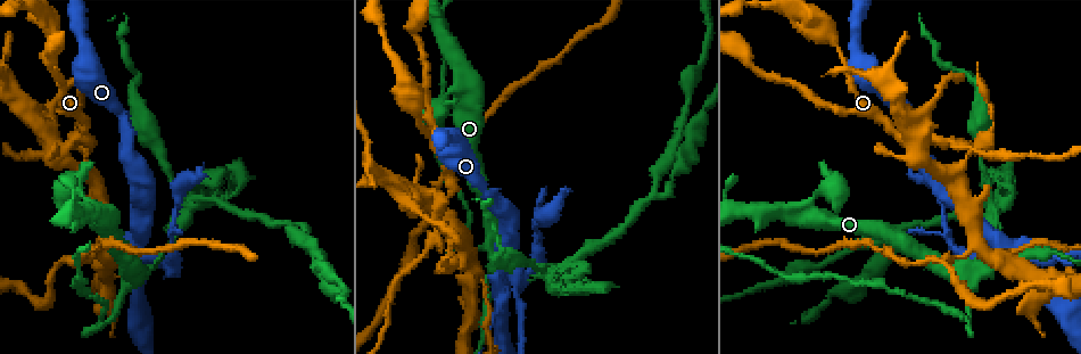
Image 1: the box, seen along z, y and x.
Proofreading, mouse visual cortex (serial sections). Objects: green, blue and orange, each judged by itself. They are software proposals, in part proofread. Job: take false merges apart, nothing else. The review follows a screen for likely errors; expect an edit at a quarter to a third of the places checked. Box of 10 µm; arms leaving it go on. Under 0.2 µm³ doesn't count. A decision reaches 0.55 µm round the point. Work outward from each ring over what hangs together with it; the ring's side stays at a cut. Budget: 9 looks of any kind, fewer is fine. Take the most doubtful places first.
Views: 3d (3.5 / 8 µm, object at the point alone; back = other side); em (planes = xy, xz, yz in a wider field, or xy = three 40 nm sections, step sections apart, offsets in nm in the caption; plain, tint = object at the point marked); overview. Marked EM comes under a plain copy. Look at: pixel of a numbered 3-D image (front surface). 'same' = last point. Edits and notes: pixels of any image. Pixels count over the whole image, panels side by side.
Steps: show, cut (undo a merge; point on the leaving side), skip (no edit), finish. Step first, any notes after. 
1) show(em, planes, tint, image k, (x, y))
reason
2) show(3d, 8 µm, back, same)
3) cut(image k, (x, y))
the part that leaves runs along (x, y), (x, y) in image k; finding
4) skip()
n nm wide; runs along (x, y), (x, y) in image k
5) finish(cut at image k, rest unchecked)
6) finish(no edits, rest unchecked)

show(em, xy, step 5, tint, image 1, (970, 321))
abrupt turn

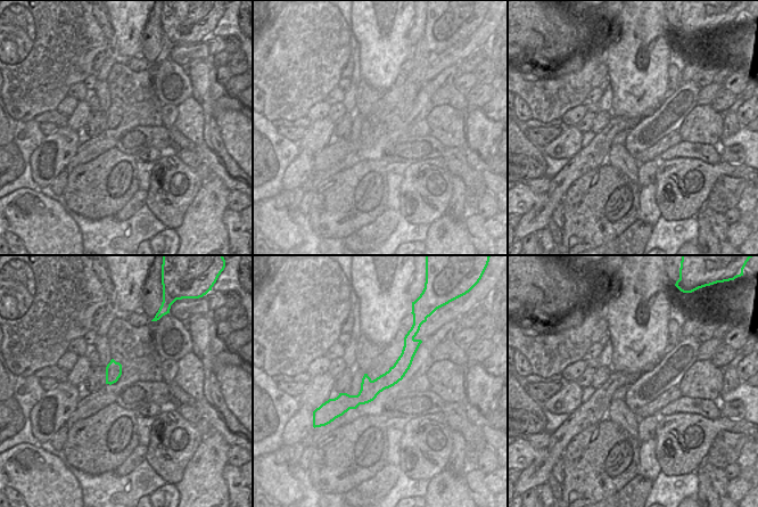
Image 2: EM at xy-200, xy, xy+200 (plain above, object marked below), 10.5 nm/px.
show(3d, 3.5 µm, same)
see where the arms go

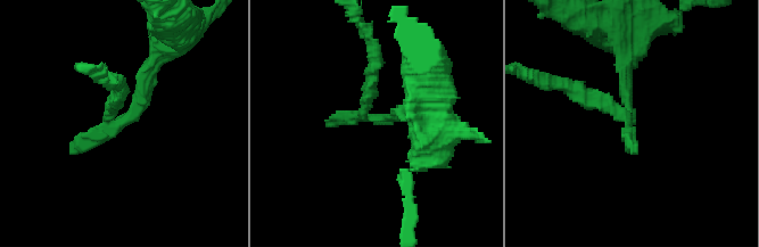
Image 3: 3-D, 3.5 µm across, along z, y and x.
cut(image 3, (370, 89))
the part that leaves runs along (369, 121), (365, 31) in image 3; a second cell is stuck on

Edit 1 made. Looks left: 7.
show(overview)

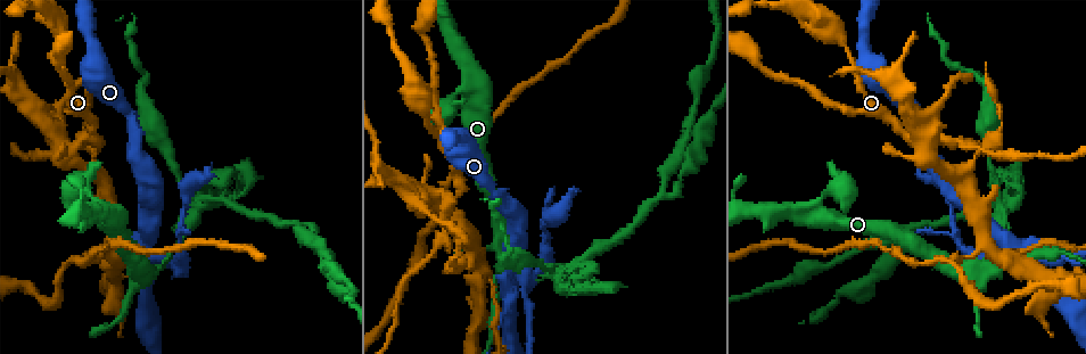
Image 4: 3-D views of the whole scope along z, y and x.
show(3d, 3.5 µm, image 4, (99, 144))
sharp bend

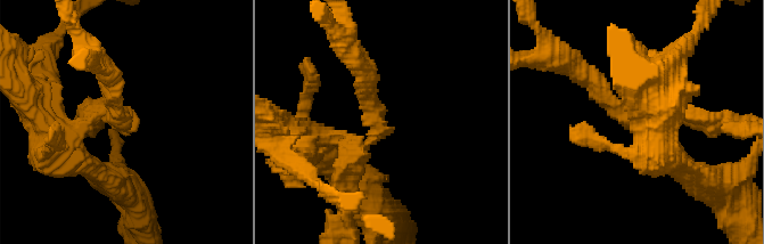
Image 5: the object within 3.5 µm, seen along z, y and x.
show(em, xy, step 1, tint, image 5, (378, 134))
3 arms; arms of 200, 200, 250 nm

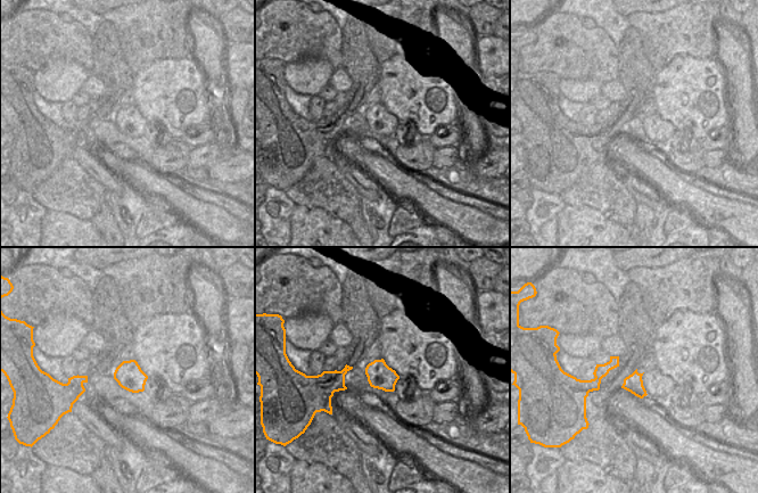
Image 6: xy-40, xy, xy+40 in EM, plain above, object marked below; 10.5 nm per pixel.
cut(image 5, (83, 153))
the part that leaves runs along (374, 137), (338, 163) in image 5; two cells meet here

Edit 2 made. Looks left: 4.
show(overview)
redraw

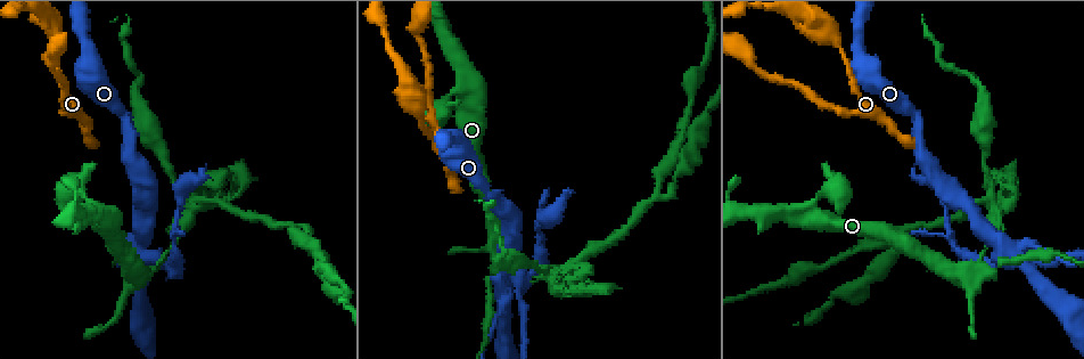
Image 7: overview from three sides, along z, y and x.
show(3d, 3.5 µm, image 7, (189, 219))
thick turns thin

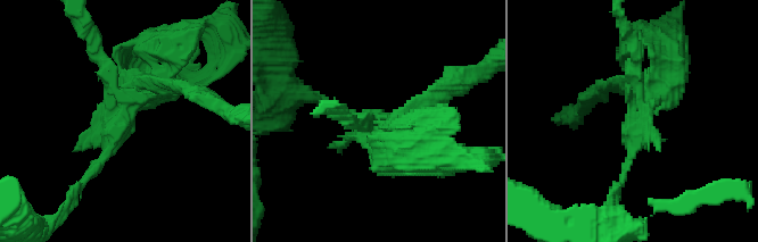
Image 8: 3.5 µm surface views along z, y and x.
show(em, xy, step 1, tint, image 8, (375, 122))
now the EM

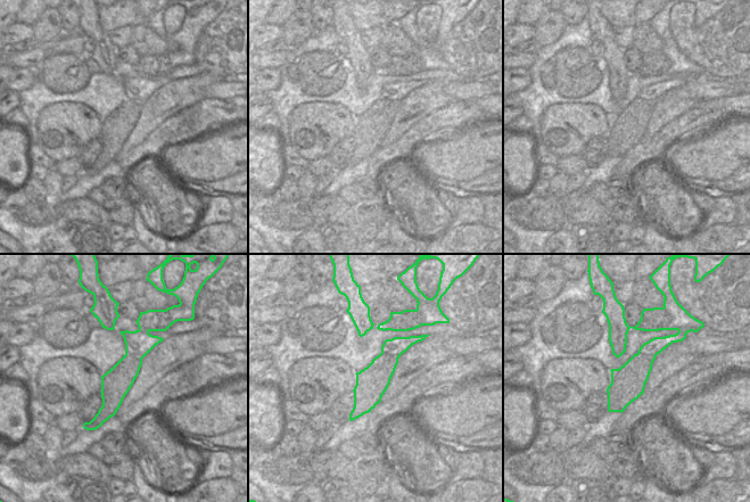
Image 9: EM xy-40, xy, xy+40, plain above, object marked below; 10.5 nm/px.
cut(image 8, (402, 114))
340 nm wide; the part that leaves runs along (386, 122), (401, 119), (470, 73) in image 8; a second cell is stuck on

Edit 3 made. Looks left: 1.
finish(cut at image 3, cut at image 5, cut at image 8, rest unchecked)

